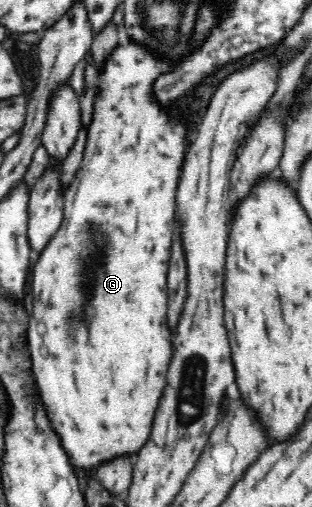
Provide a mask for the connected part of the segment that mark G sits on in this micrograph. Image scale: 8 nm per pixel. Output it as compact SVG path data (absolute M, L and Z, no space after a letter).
M128 39L125 45L118 45L103 64L97 77L99 93L93 102L93 113L82 160L71 185L64 193L63 220L60 228L48 241L46 248L38 256L32 272L32 317L28 320L28 346L33 363L33 375L44 402L46 415L52 423L52 429L58 433L62 448L66 449L70 463L77 470L94 471L99 464L108 463L117 456L134 455L150 436L155 412L166 386L166 375L173 356L172 337L167 323L168 289L167 272L170 260L170 248L174 237L174 218L177 209L177 188L181 166L188 149L186 144L186 126L184 120L176 120L170 111L158 104L154 98L152 84L164 72L172 72L174 65L158 55L150 53L144 45Z

